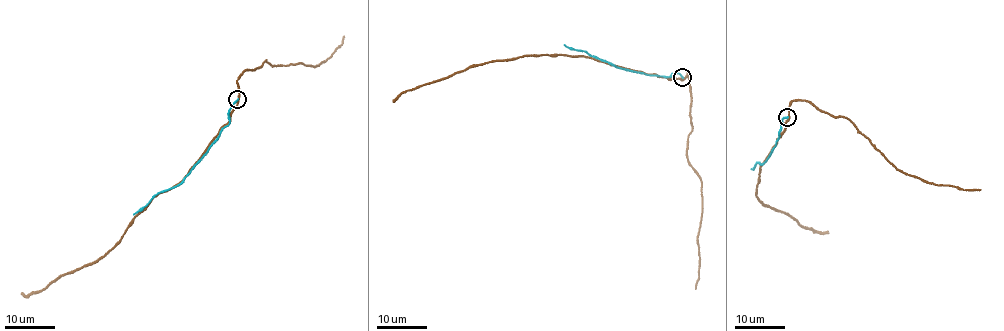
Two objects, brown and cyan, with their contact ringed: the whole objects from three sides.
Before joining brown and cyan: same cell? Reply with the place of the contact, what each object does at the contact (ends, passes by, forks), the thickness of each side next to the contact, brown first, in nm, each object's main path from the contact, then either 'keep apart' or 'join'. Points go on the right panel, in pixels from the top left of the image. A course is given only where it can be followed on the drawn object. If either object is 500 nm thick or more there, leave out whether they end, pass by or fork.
at (787, 117); brown passes by; cyan ends there; 280 nm thick on the brown side, 240 nm on the other; brown runs (788, 117), (783, 134), (760, 166), (756, 196), (764, 204), (794, 218), (800, 225), (828, 233); cyan runs (787, 117), (782, 121), (776, 143), (767, 160), (750, 169); keep apart

